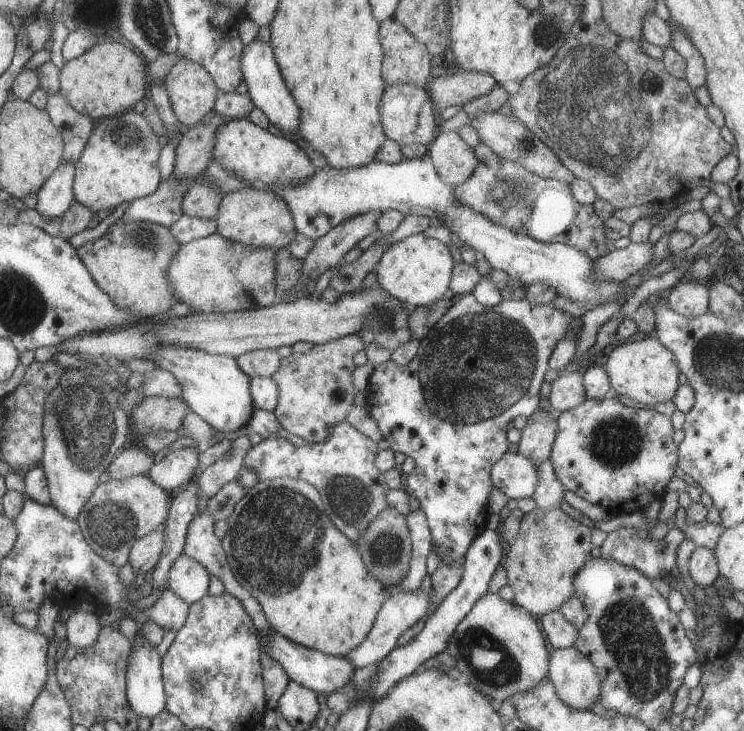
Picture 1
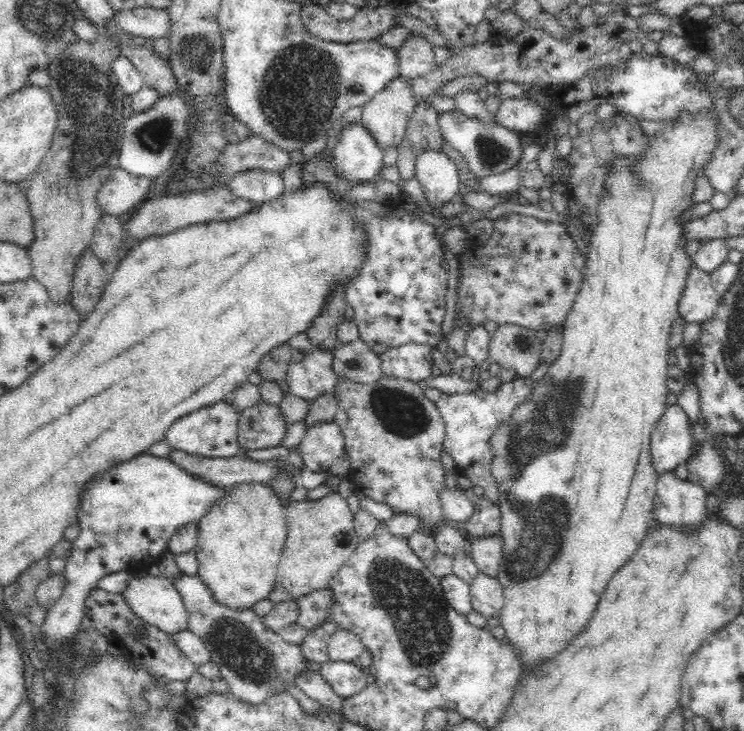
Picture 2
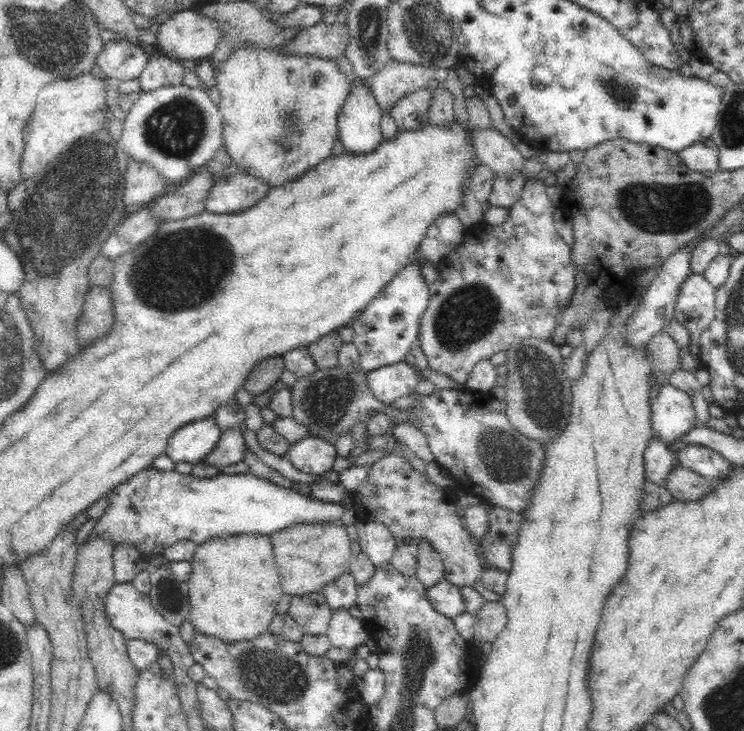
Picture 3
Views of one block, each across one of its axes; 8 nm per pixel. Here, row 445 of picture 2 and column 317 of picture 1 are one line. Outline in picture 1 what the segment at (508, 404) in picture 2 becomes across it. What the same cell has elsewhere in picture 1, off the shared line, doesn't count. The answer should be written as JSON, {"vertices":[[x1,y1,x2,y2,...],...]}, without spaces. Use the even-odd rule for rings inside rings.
{"vertices":[[344,421,338,423,332,429,325,443,307,443,298,448,284,437,263,440,250,448,250,452,246,455,245,467,252,468,258,474,260,481,290,477,291,479,305,480,315,486,321,494,325,504,324,512,328,515,328,518,342,534,345,534,352,542,357,543,362,536,362,532,368,530,372,521,378,518,378,513,389,507,386,500,389,488,384,479,384,473,380,472,374,464,378,453,377,442,374,442,362,432,358,432,356,428,350,426,348,421]]}

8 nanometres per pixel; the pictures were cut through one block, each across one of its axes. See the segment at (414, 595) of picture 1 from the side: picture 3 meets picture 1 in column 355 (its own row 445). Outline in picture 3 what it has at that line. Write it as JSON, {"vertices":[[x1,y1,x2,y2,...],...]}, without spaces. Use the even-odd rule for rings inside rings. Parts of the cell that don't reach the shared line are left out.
{"vertices":[[652,438,644,450,645,479,664,487,670,472,676,467,674,450,668,444]]}

